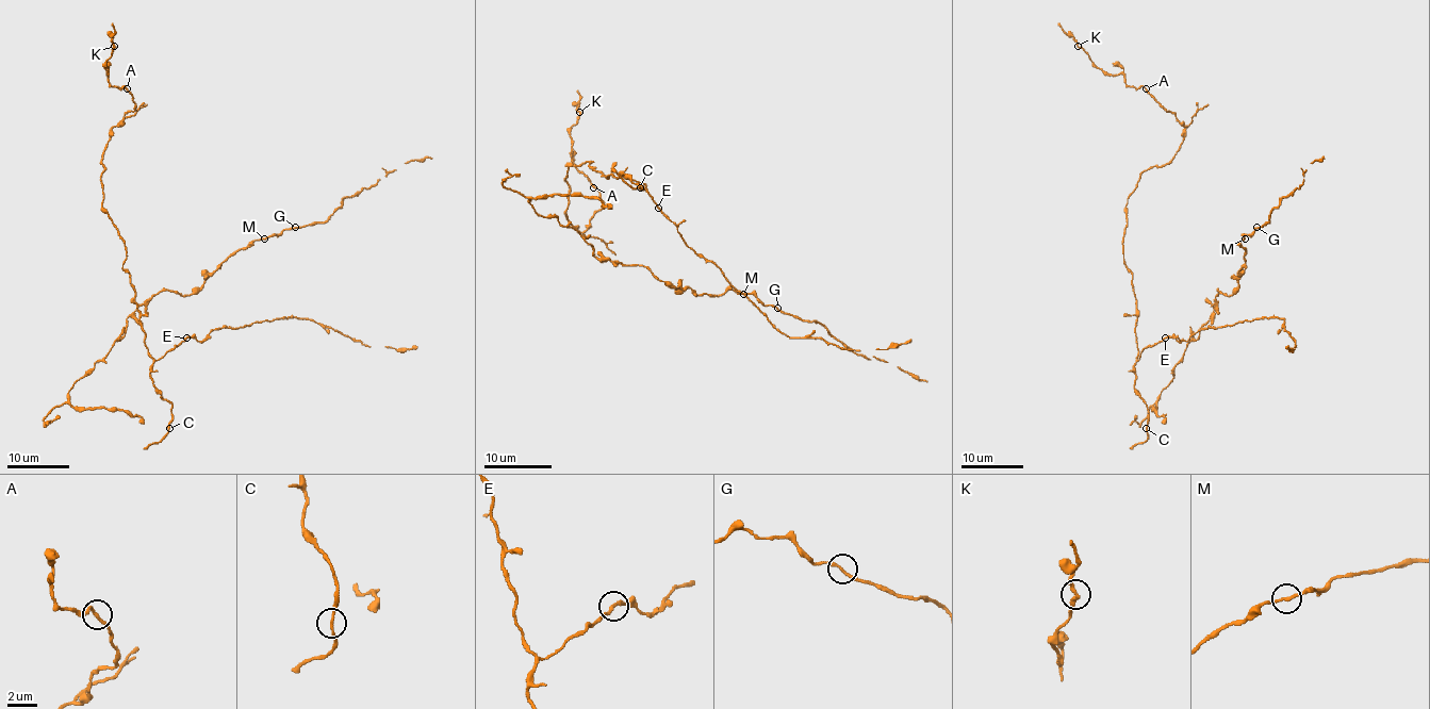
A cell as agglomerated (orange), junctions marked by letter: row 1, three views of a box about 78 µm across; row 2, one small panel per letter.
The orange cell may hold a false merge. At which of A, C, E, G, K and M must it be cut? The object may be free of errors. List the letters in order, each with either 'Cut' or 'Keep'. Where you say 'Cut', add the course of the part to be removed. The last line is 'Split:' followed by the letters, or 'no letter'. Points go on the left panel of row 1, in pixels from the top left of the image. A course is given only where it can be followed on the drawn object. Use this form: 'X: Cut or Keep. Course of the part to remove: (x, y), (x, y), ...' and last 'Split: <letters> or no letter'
A: Keep
C: Keep
E: Keep
G: Keep
K: Keep
M: Keep
Split: no letter

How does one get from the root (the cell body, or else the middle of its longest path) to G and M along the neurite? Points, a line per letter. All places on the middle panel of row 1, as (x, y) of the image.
G: (609, 205), (570, 194), (530, 199), (602, 260), (643, 265), (697, 294), (734, 290), (777, 308)
M: (609, 205), (570, 194), (530, 199), (539, 214), (573, 228), (602, 260), (643, 265), (697, 294), (743, 294)

